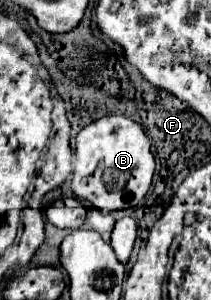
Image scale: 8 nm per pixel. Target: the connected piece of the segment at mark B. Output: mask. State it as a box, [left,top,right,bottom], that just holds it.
[72,115,154,212]

